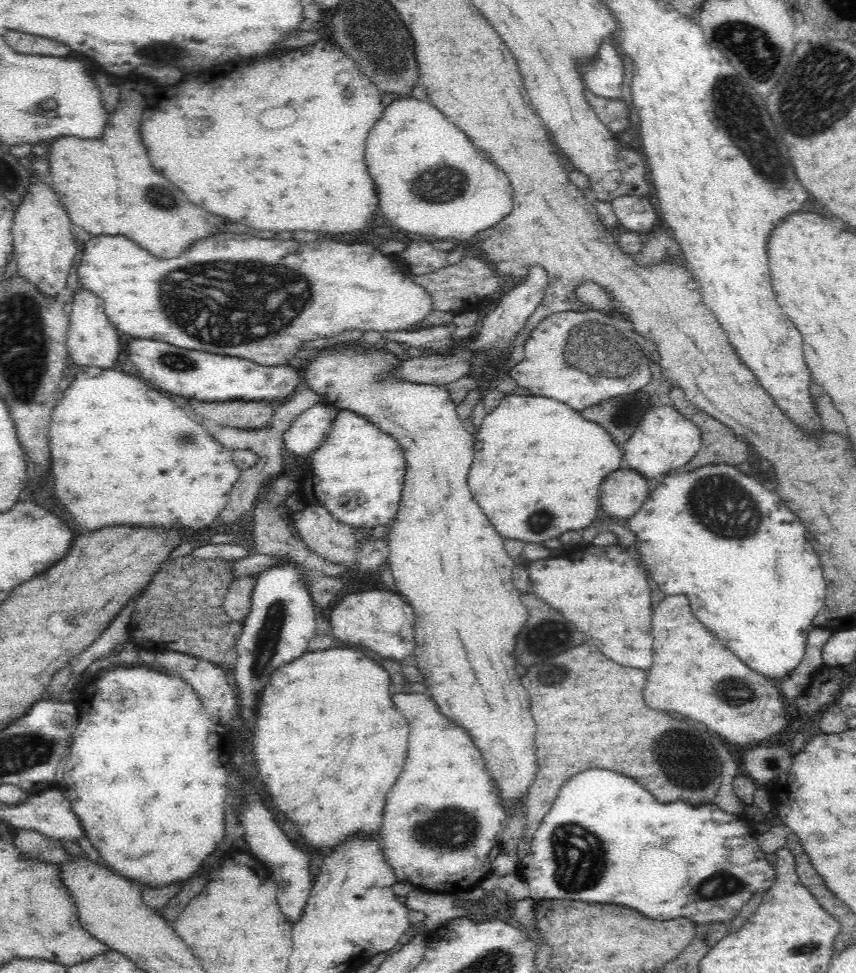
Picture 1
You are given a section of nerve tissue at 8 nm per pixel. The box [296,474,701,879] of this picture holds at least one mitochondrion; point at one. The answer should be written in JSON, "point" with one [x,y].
{"point":[449,828]}

